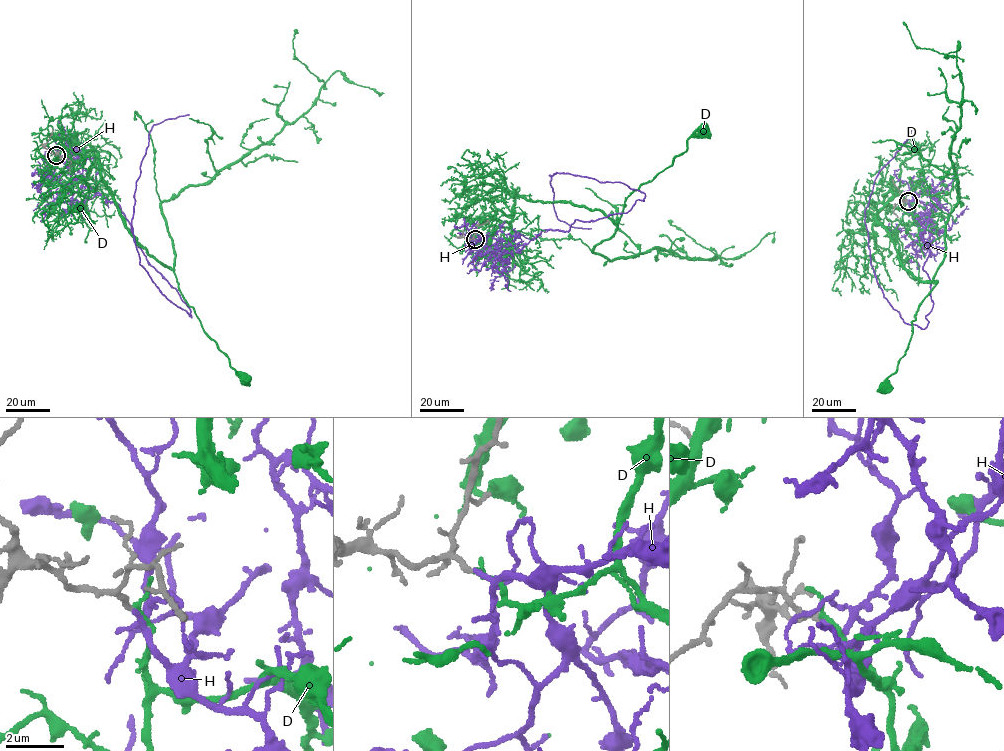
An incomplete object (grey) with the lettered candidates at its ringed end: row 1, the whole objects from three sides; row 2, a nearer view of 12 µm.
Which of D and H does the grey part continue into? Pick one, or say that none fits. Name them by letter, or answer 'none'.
H

